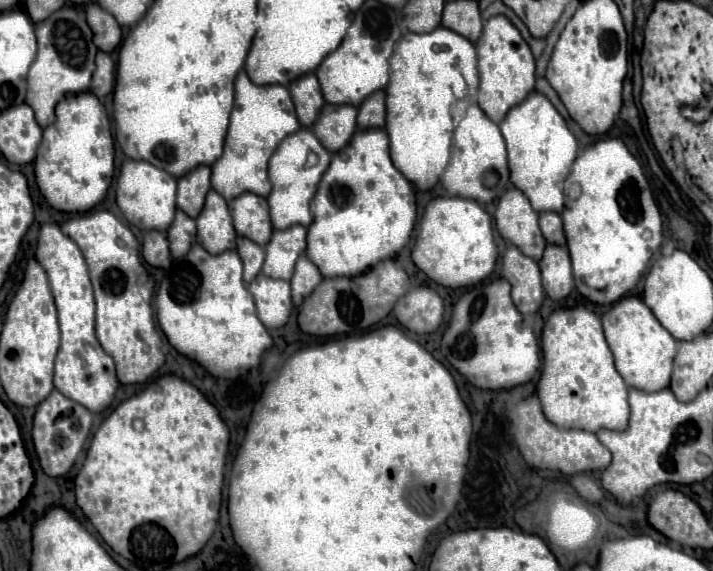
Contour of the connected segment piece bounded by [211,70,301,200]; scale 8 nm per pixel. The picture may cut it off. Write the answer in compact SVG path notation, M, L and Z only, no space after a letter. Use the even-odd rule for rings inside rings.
M241 70L235 78L235 106L225 138L225 150L223 156L211 166L211 188L225 200L233 200L243 192L269 196L271 184L267 178L267 162L279 142L299 128L301 124L295 116L289 90L281 84L257 86L249 80L247 72Z

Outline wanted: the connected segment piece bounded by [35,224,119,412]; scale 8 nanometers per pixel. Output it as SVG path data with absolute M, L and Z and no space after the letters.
M57 224L41 226L35 258L47 272L61 328L61 346L55 358L55 388L91 412L103 412L111 406L119 382L113 358L105 354L95 338L95 298L85 258L79 246Z

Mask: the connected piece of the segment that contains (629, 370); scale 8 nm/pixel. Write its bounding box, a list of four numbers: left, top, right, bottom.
[603,296,677,392]

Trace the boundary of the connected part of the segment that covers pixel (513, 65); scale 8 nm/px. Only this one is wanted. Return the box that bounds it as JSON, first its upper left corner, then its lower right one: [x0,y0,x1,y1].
[477,16,535,124]

